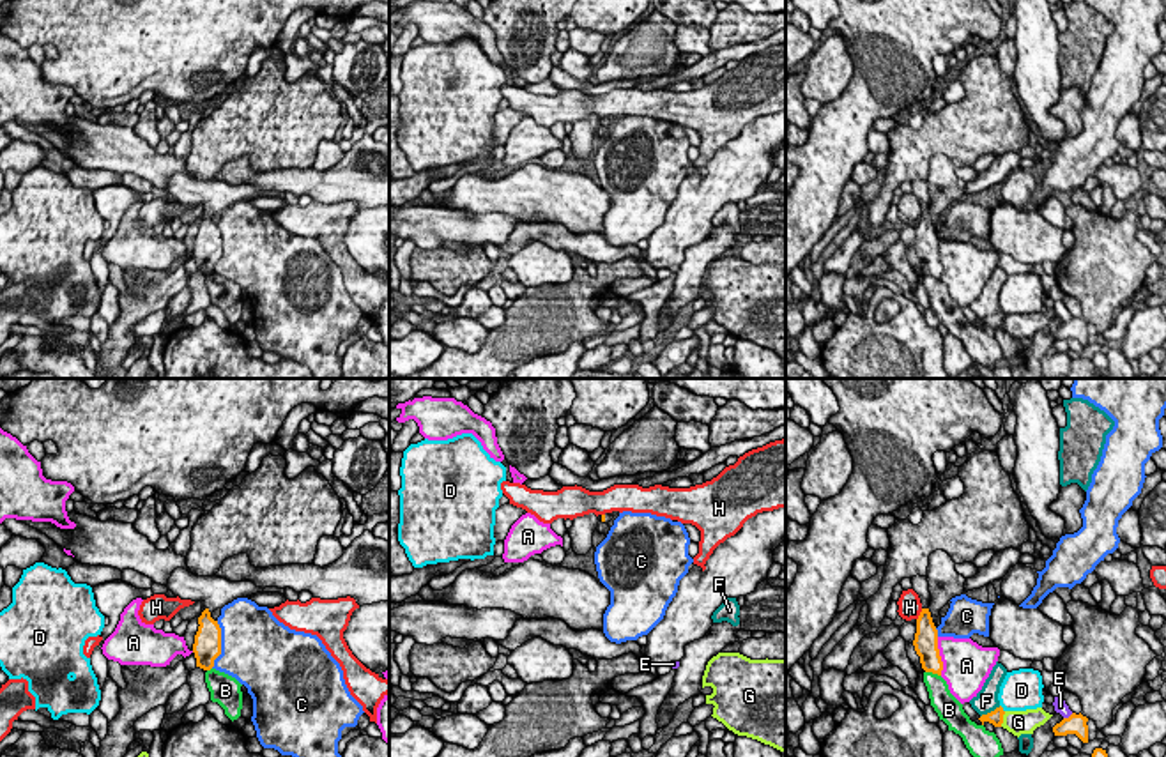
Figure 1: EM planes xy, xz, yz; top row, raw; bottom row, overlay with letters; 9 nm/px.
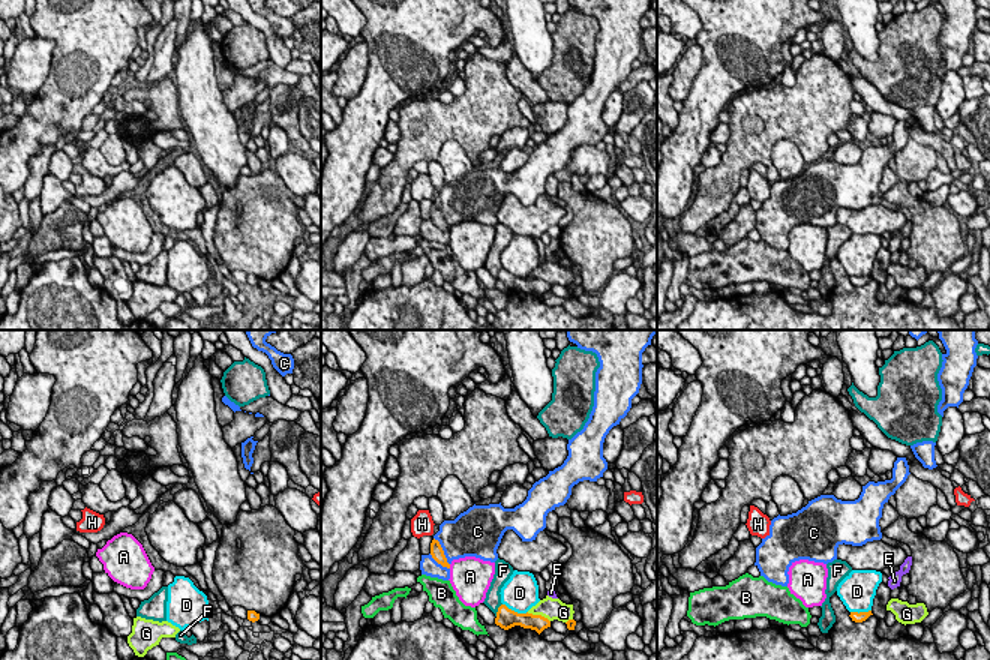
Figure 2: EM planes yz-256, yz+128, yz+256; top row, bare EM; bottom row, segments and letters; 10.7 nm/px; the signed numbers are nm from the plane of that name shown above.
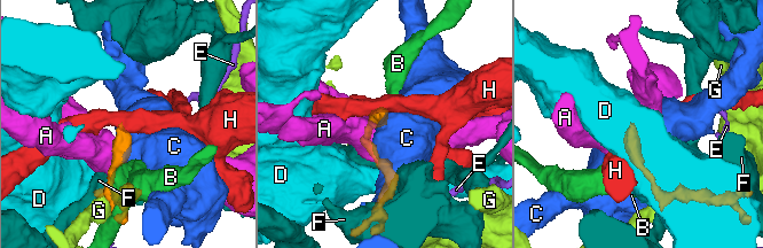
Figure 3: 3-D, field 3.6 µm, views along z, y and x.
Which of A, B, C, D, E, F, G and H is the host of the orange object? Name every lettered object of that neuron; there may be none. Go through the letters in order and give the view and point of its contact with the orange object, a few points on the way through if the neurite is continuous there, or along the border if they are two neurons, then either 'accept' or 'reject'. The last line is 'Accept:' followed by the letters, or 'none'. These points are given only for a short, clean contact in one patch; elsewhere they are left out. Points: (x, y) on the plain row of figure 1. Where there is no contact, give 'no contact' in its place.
A: contact yz (940, 260); reject
B: contact yz (933, 276); reject
C: contact xy (220, 248); border xy (218, 225), (220, 259), (211, 271); reject
D: contact yz (1002, 312); border yz (1000, 308), (1004, 315); reject
E: contact yz (1069, 321); border yz (1073, 317), (1064, 322); reject
F: contact yz (991, 315); reject
G: contact yz (1002, 322); reject
H: contact yz (920, 218); border yz (922, 213), (917, 223); reject
Accept: none

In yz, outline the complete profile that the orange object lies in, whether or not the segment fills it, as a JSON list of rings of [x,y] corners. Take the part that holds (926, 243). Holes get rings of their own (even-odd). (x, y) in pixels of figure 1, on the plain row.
[[[913,180],[911,182],[913,195],[918,198],[922,207],[922,216],[917,223],[917,237],[915,237],[915,255],[920,260],[922,272],[925,276],[932,276],[941,279],[943,265],[938,253],[938,233],[932,226],[929,209],[931,209],[931,196],[927,180]]]

